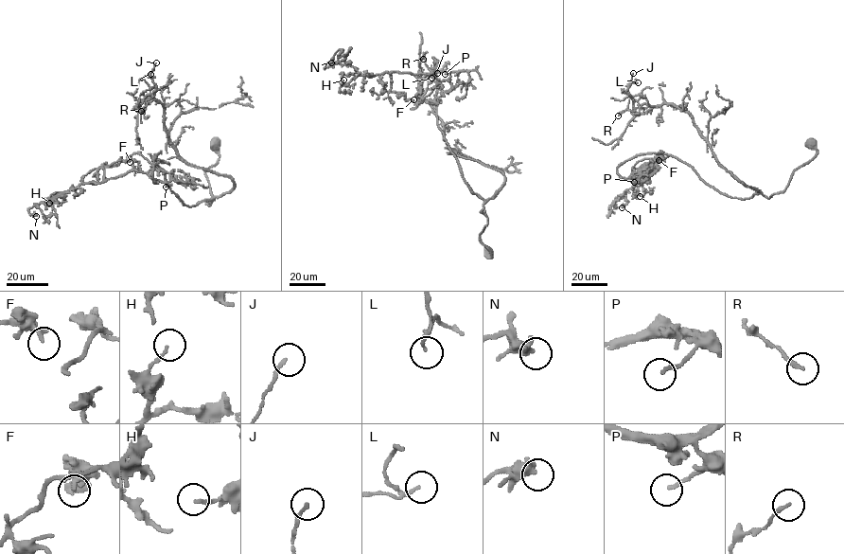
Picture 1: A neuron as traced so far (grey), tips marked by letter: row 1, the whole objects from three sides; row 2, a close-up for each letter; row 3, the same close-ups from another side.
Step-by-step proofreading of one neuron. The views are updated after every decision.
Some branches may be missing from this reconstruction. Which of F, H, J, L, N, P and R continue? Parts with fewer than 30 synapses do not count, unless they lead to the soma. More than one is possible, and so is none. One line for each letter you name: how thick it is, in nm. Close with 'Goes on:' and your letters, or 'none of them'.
Goes on: none of them

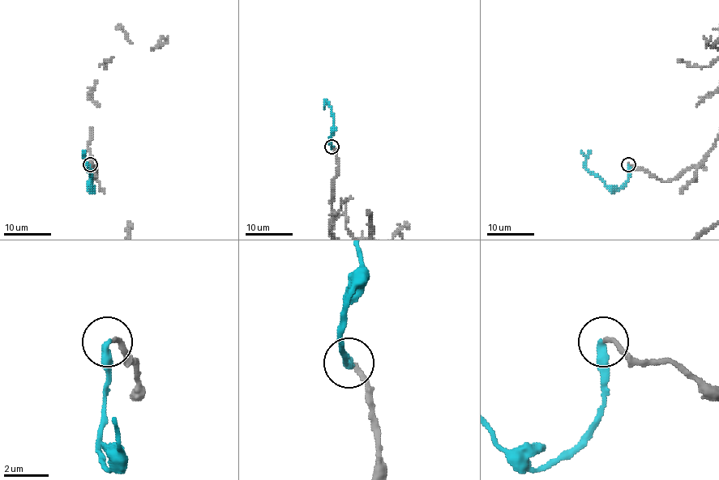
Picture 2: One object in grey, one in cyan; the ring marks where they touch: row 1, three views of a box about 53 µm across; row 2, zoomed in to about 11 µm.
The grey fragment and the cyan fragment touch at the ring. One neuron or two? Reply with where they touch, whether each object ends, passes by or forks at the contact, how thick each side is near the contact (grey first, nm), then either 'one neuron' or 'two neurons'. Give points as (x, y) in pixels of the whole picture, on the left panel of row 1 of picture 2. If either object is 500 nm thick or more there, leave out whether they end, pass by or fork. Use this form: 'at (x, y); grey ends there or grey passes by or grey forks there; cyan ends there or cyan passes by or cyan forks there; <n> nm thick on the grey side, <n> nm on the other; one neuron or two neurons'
at (90, 164); grey ends there; cyan ends there; 190 nm thick on the grey side, 400 nm on the other; one neuron

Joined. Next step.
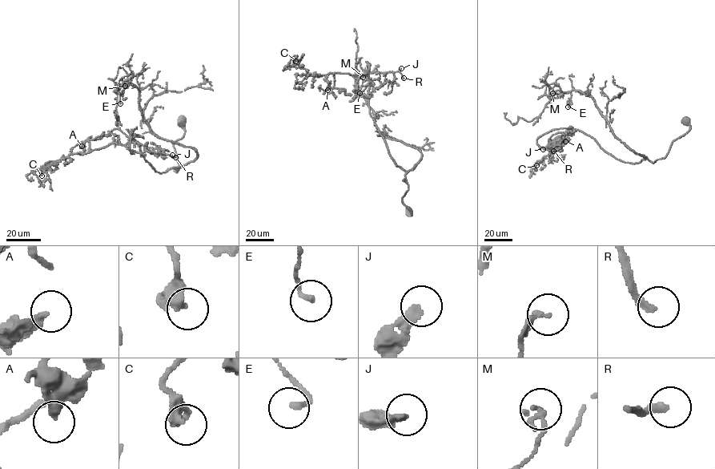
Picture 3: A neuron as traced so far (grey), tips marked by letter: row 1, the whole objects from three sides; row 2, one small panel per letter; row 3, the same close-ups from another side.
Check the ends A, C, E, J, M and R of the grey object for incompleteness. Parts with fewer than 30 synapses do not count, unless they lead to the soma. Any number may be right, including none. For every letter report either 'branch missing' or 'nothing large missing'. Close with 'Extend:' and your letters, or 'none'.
A: nothing large missing
C: nothing large missing
E: nothing large missing
J: branch missing
M: nothing large missing
R: branch missing
Extend: J, R

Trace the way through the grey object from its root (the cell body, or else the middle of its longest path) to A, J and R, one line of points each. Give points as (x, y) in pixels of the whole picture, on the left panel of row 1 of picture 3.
A: (182, 121), (176, 172), (157, 172), (132, 129), (132, 153), (114, 142), (82, 146)
J: (182, 121), (184, 135), (173, 143), (176, 172), (178, 167), (157, 172), (132, 129), (132, 153), (172, 155)
R: (182, 121), (184, 135), (173, 143), (176, 172), (178, 167), (157, 172), (131, 133), (132, 153), (175, 157)

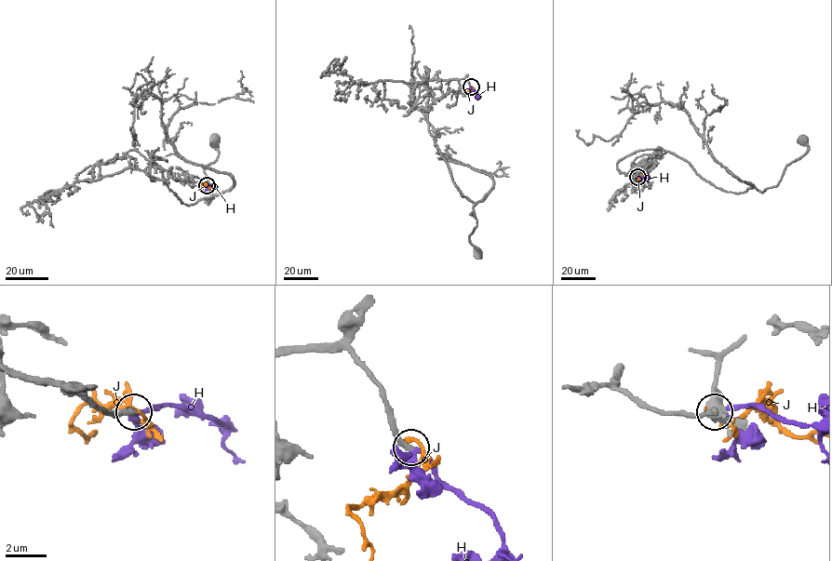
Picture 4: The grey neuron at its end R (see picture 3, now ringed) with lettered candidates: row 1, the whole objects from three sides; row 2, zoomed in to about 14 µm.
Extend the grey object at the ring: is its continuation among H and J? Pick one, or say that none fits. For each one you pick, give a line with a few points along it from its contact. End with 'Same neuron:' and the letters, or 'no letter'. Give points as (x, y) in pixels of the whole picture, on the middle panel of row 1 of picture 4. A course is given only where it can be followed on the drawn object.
Same neuron: H

